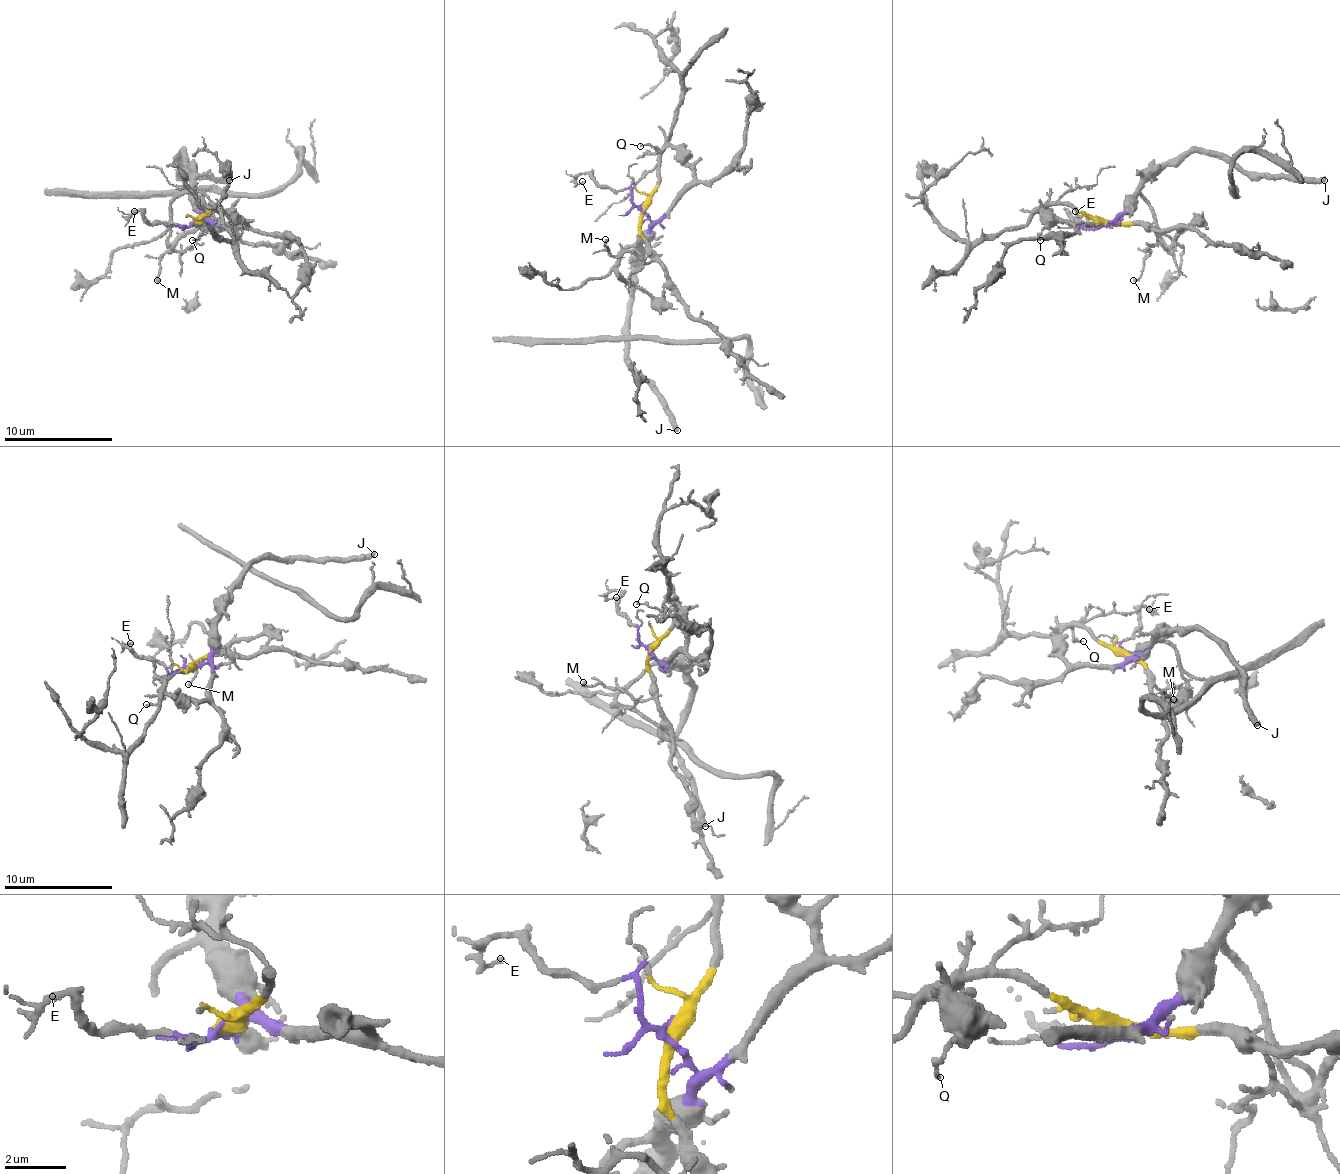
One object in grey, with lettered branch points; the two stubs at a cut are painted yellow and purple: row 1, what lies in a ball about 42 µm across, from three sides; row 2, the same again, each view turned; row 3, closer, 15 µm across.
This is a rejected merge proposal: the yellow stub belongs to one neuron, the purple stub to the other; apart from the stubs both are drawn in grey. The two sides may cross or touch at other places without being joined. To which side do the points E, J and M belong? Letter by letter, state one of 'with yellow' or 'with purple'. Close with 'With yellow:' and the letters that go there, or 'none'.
E: with purple
J: with purple
M: with yellow
With yellow: M

